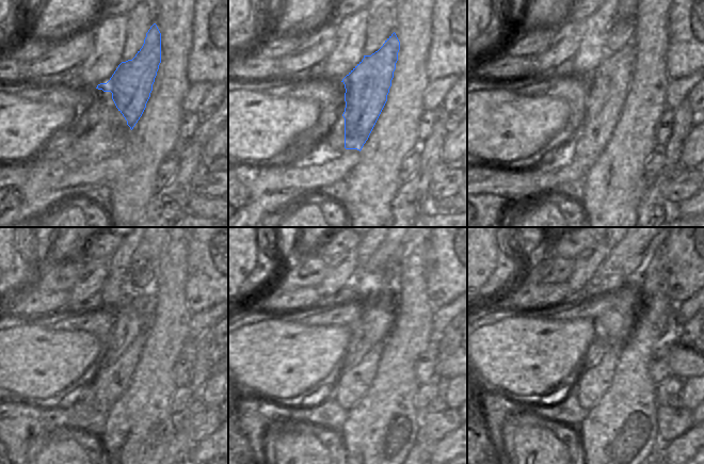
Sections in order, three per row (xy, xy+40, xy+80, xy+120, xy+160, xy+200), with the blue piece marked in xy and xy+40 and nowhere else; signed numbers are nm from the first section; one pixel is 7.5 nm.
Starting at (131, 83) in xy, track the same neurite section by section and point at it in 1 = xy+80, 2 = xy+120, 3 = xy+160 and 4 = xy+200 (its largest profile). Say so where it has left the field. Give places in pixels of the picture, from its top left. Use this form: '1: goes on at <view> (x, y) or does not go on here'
1: goes on at xy+80 (603, 104)
2: goes on at xy+120 (112, 379)
3: goes on at xy+160 (353, 382)
4: goes on at xy+200 (594, 381)

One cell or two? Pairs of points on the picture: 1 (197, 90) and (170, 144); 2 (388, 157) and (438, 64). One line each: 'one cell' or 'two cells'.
1: two cells
2: two cells

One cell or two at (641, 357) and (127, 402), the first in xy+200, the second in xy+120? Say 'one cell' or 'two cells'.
one cell

